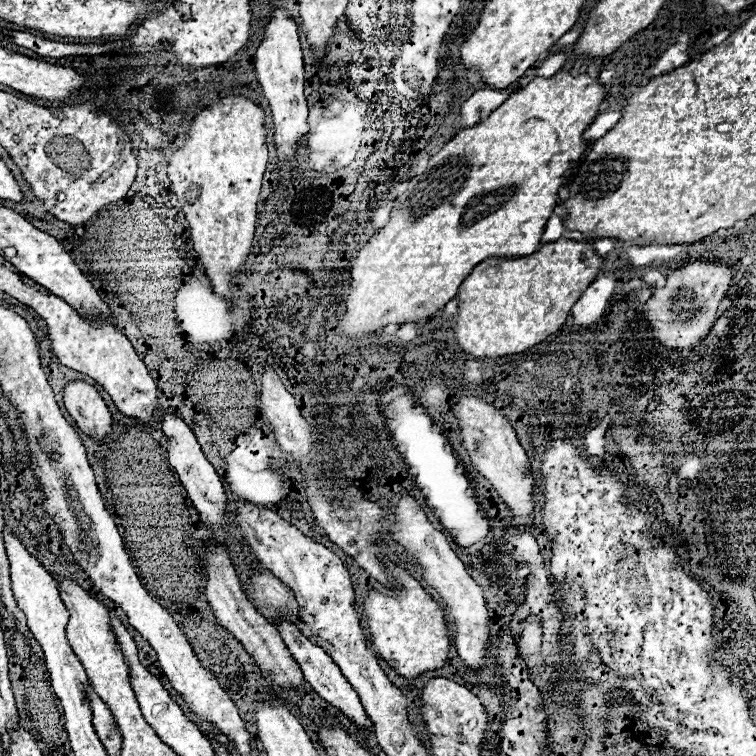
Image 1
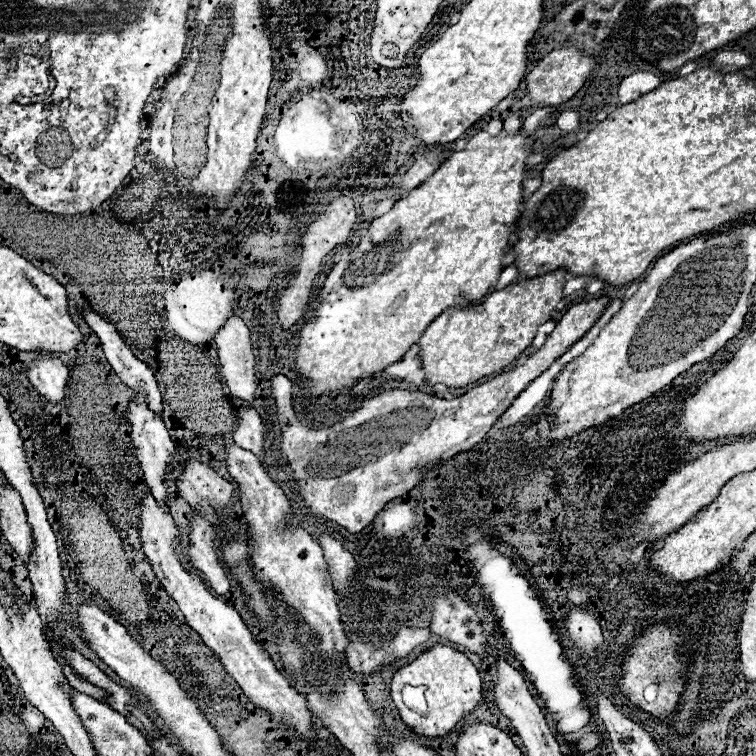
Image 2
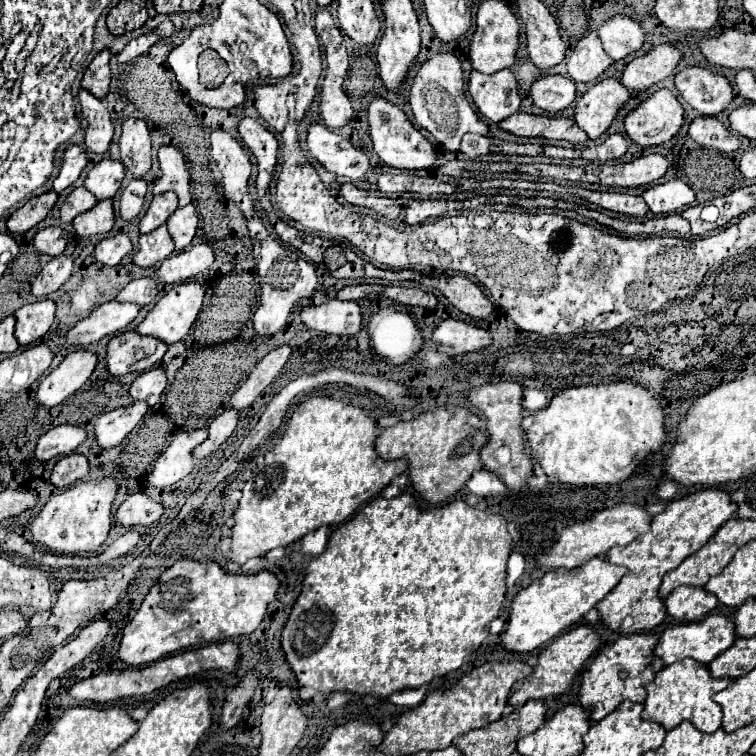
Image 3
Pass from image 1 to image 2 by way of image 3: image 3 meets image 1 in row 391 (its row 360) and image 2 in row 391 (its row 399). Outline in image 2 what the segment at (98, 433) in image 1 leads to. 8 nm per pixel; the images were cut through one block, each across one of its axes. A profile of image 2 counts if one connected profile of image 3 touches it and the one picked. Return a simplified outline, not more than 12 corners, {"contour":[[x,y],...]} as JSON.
{"contour":[[58,358],[34,360],[28,378],[52,404],[64,400],[68,368]]}

